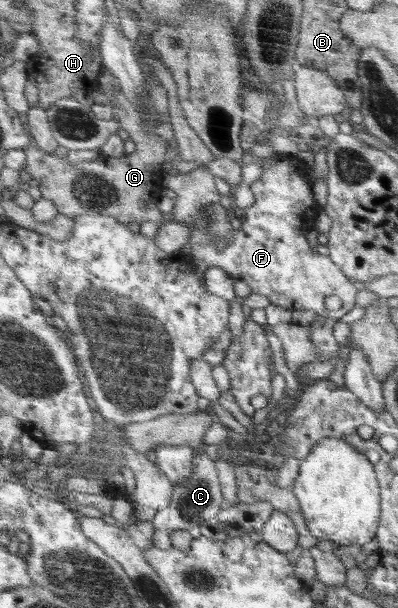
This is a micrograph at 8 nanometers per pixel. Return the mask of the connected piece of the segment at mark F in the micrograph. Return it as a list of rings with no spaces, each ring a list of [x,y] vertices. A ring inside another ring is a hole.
[[[274,152],[270,158],[260,159],[255,162],[257,167],[265,168],[259,174],[260,180],[256,180],[249,188],[255,198],[254,204],[244,210],[246,221],[242,222],[241,228],[235,230],[235,234],[222,245],[204,246],[203,244],[192,244],[191,258],[205,262],[210,267],[218,267],[225,270],[234,280],[243,280],[252,293],[258,293],[268,298],[271,304],[294,304],[284,306],[284,308],[294,308],[300,310],[313,310],[316,314],[325,318],[333,318],[337,321],[347,312],[354,308],[355,296],[363,290],[363,285],[350,280],[342,269],[332,263],[329,257],[312,258],[314,250],[306,242],[306,232],[312,228],[312,218],[316,212],[316,202],[312,198],[310,190],[310,180],[304,174],[304,163],[297,156],[292,156],[280,152]],[[328,296],[338,296],[342,300],[341,308],[329,310],[324,305],[324,300]]]

